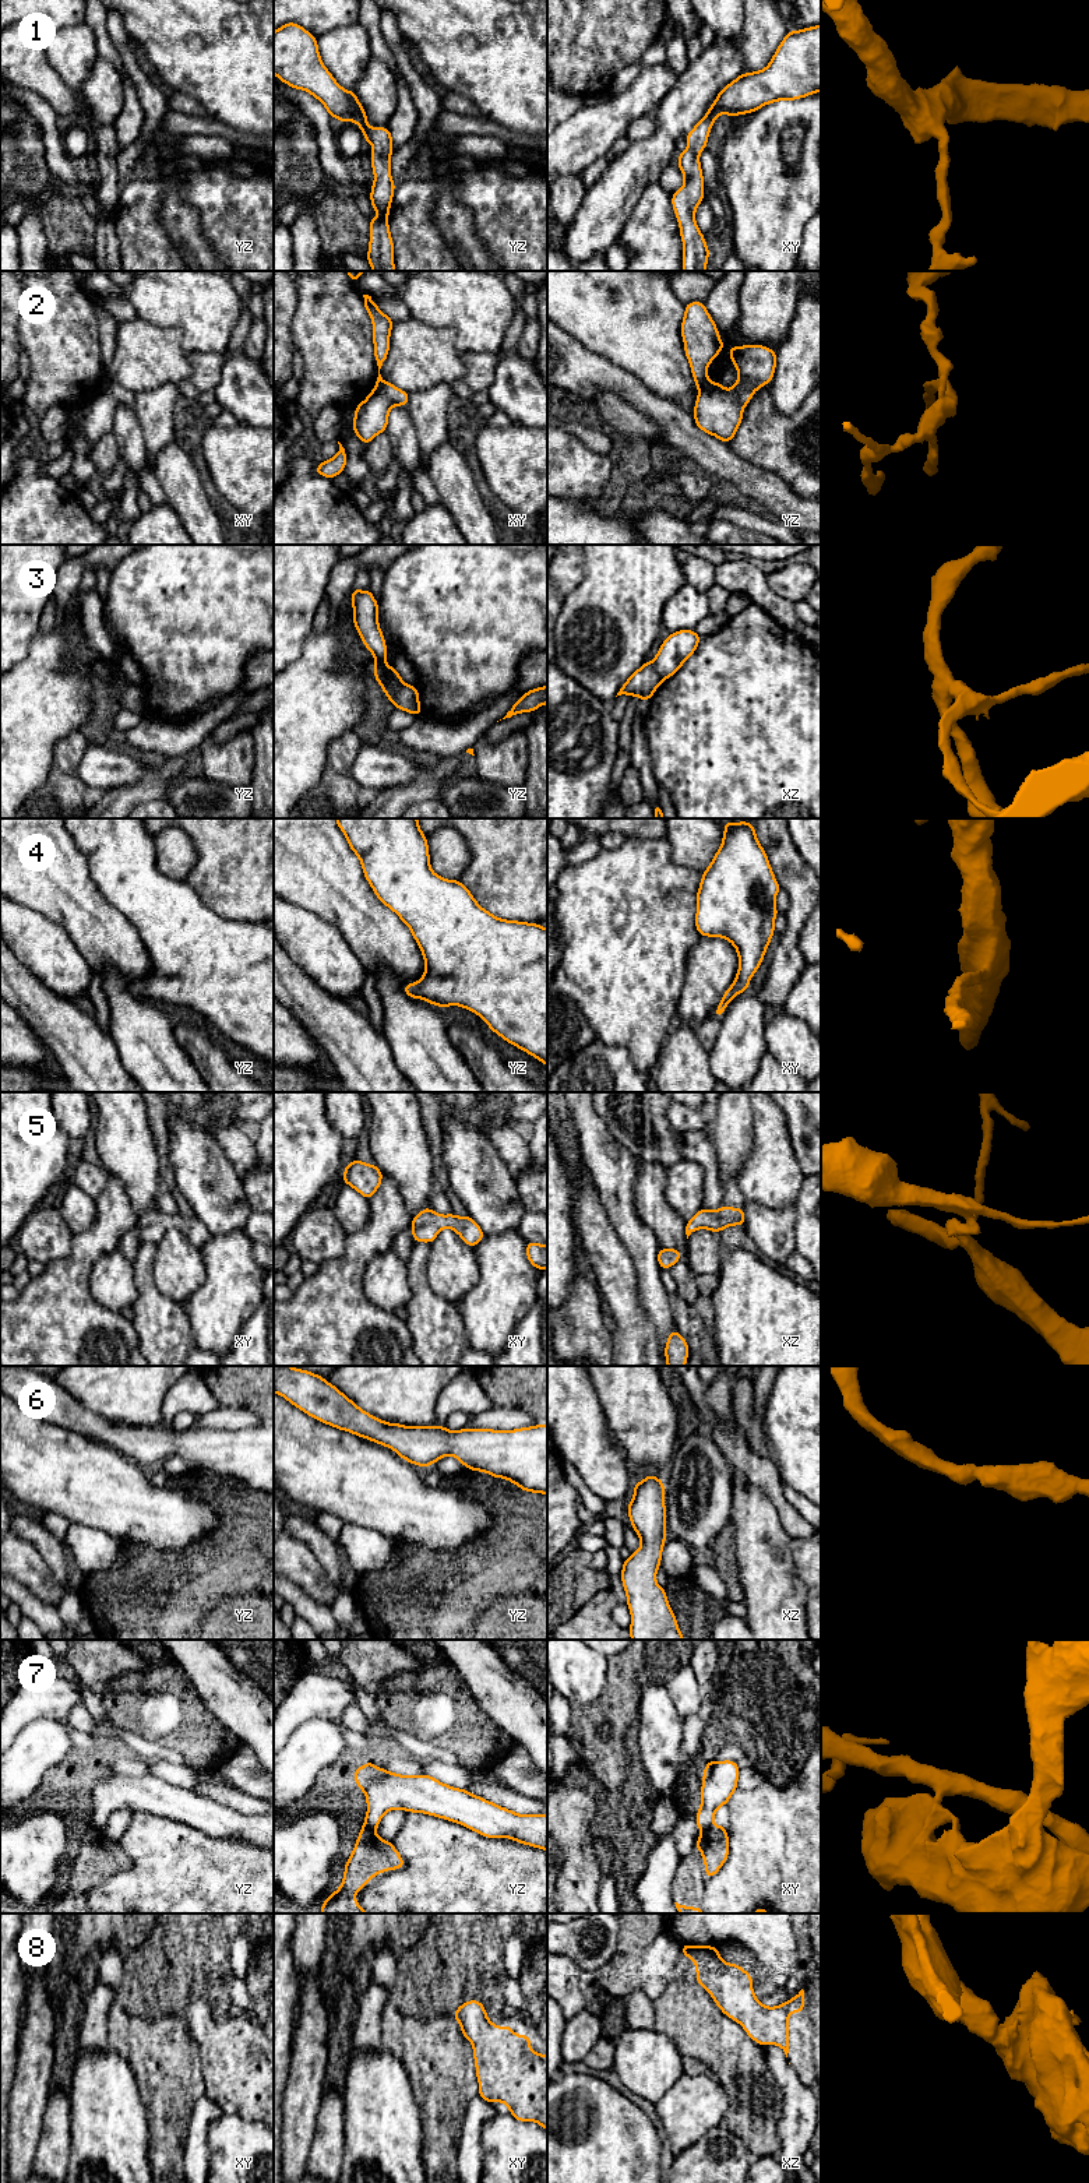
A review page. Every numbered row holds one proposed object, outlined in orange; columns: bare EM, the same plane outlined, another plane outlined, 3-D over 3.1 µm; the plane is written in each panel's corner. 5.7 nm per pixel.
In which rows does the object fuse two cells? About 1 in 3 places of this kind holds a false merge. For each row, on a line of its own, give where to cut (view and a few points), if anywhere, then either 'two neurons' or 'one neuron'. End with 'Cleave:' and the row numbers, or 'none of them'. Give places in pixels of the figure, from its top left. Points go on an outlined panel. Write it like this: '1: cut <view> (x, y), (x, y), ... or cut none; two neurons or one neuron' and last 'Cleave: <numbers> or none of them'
1: cut none; one neuron
2: cut yz (709, 381), (700, 390); two neurons
3: cut yz (404, 683), (393, 703); two neurons
4: cut none; one neuron
5: cut none; one neuron
6: cut none; one neuron
7: cut yz (363, 1824), (373, 1830); two neurons
8: cut none; one neuron
Cleave: 2, 3, 7

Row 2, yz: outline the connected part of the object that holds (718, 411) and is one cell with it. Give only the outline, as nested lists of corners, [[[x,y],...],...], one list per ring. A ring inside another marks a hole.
[[[730,346],[729,352],[739,380],[732,390],[709,381],[699,390],[694,406],[695,425],[725,443],[736,436],[744,406],[758,388],[771,383],[776,367],[776,352],[768,346]]]

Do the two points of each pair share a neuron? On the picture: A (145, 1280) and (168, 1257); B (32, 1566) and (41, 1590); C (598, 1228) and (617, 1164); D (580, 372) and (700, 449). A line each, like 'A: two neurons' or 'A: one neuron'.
A: two neurons
B: one neuron
C: two neurons
D: one neuron

